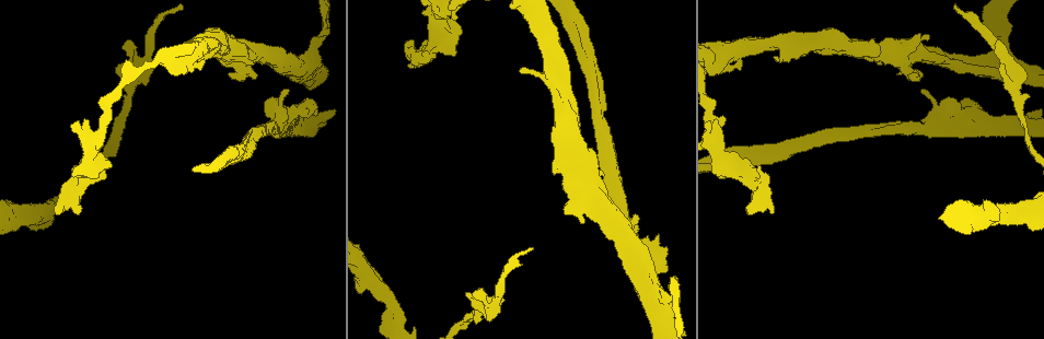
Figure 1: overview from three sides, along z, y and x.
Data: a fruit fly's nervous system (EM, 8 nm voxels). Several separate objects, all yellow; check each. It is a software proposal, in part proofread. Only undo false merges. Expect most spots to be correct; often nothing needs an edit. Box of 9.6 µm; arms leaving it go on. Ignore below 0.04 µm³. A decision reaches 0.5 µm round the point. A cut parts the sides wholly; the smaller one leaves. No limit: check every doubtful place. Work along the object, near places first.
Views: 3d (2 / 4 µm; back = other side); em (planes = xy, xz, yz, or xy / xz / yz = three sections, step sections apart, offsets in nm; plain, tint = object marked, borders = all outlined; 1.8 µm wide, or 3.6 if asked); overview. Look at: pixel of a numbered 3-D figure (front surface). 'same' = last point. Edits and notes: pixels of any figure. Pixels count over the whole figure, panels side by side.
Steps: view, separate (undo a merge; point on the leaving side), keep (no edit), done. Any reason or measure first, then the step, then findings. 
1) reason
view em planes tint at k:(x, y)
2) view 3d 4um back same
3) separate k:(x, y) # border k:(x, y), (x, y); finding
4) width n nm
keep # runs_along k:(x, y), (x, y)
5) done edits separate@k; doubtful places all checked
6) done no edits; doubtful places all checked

four or more arms meet
view em yz step 8 tint at 1:(905, 47)

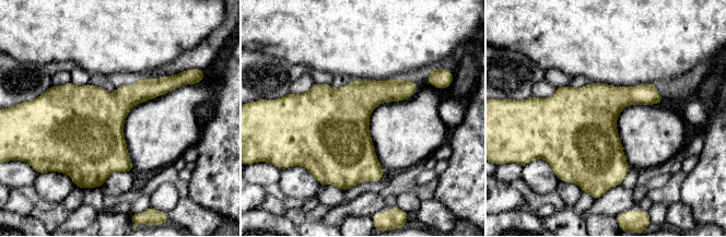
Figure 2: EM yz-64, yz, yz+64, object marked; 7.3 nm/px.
keep # continuous, no second neuron

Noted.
arms part here
view em planes tint at 1:(492, 307)

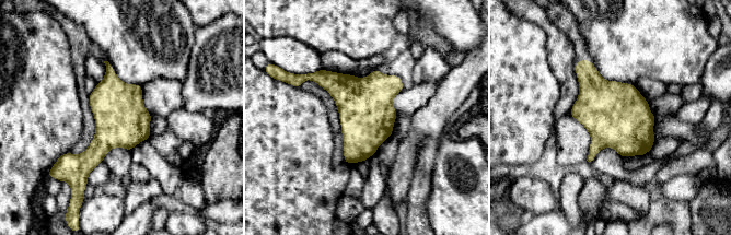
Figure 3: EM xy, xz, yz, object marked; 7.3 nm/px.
keep # all the same neuron

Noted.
view 3d 2um at 1:(1029, 123)

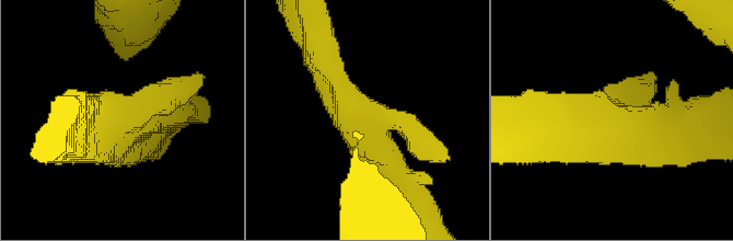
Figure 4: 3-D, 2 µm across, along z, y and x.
need the tissue
view em planes tint at 4:(360, 115)

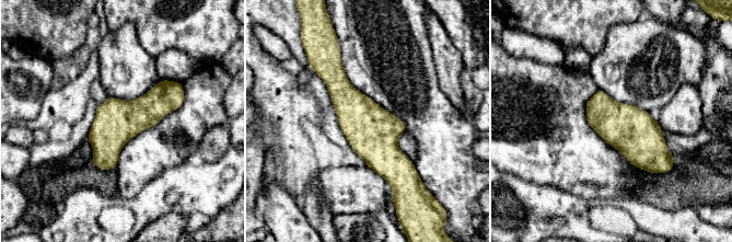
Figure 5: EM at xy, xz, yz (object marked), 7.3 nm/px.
keep # runs_along 5:(334, 66), (345, 98), (402, 177); one neuron here

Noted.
done no edits; doubtful places all checked

